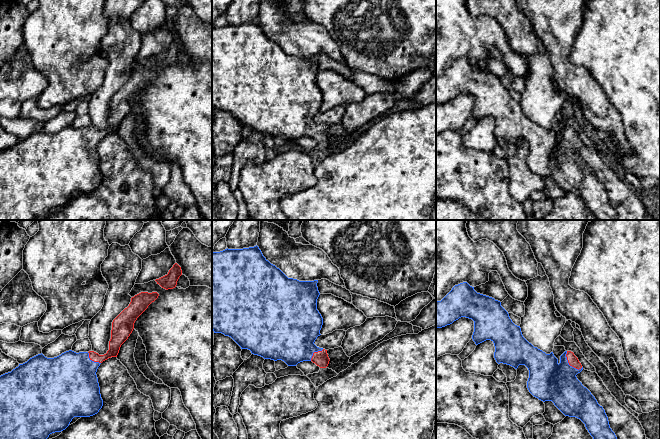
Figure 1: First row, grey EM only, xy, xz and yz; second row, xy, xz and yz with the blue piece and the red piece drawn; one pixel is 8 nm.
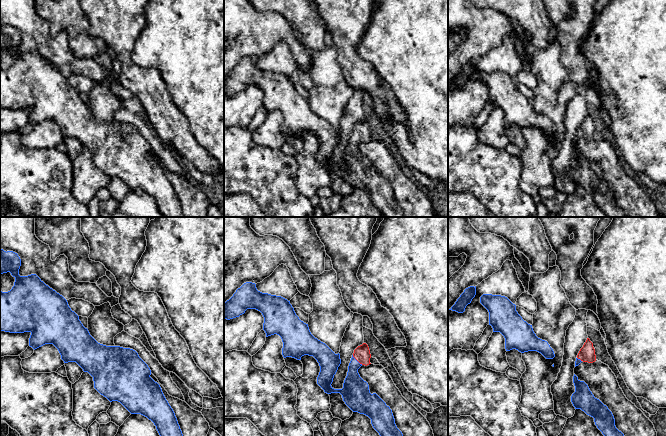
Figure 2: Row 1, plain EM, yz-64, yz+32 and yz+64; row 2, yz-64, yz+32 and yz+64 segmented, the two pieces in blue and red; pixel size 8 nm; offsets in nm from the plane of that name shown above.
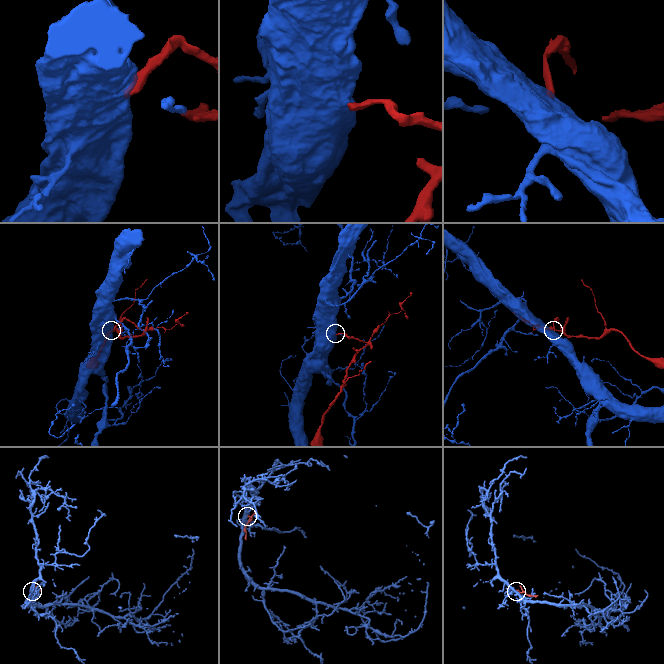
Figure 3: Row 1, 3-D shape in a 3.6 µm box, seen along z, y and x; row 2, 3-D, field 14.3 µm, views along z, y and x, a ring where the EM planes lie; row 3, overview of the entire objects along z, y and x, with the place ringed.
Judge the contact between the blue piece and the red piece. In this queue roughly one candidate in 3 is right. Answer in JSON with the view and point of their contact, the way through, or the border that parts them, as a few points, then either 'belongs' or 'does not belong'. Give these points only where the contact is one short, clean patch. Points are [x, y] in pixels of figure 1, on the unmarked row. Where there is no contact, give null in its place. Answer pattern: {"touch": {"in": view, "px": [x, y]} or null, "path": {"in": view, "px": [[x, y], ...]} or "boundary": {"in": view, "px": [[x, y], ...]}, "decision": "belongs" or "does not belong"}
{"touch": {"in": "yz", "px": [568, 139]}, "path": {"in": "yz", "px": [[548, 157], [568, 139], [573, 137]]}, "decision": "belongs"}

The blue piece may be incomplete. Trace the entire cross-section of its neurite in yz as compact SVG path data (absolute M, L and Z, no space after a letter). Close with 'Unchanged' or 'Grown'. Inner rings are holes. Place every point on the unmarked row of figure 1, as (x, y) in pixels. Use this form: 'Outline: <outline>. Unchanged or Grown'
Outline: M467 58L455 61L441 77L436 78L436 104L450 101L461 93L474 97L472 115L476 121L486 116L494 119L494 134L498 140L507 140L515 145L519 141L528 144L527 164L534 173L543 178L552 177L565 192L580 195L598 220L617 220L617 213L610 204L605 186L576 153L583 143L573 128L565 127L558 136L553 128L546 130L534 123L523 113L520 102L512 98L500 77L477 69Z. Grown

